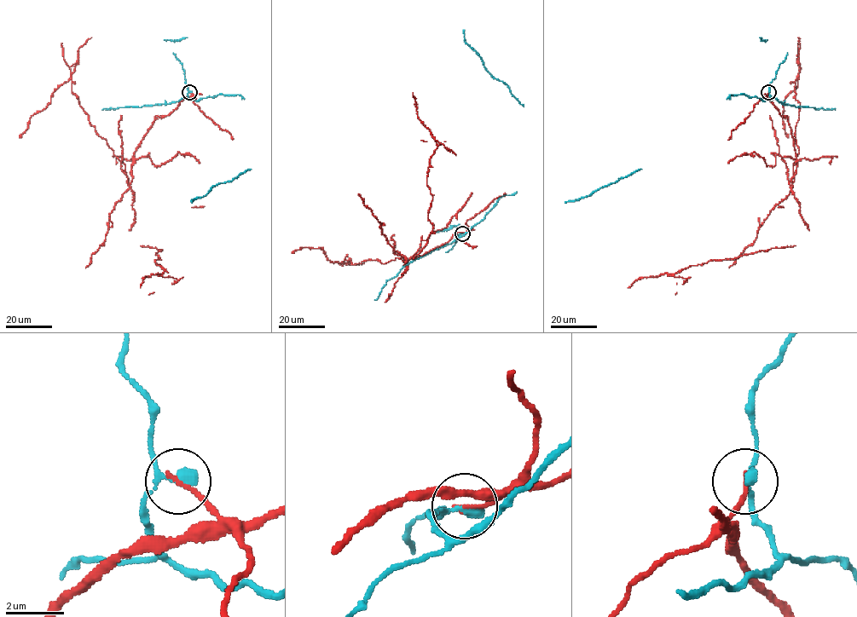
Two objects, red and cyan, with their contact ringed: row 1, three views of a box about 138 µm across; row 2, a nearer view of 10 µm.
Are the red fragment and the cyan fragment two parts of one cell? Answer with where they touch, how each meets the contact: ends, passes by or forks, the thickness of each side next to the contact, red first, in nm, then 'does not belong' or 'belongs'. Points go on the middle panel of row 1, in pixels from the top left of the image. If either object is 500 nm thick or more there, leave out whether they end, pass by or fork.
(462, 233) | red ends | cyan passes by | 160/280 nm | does not belong

